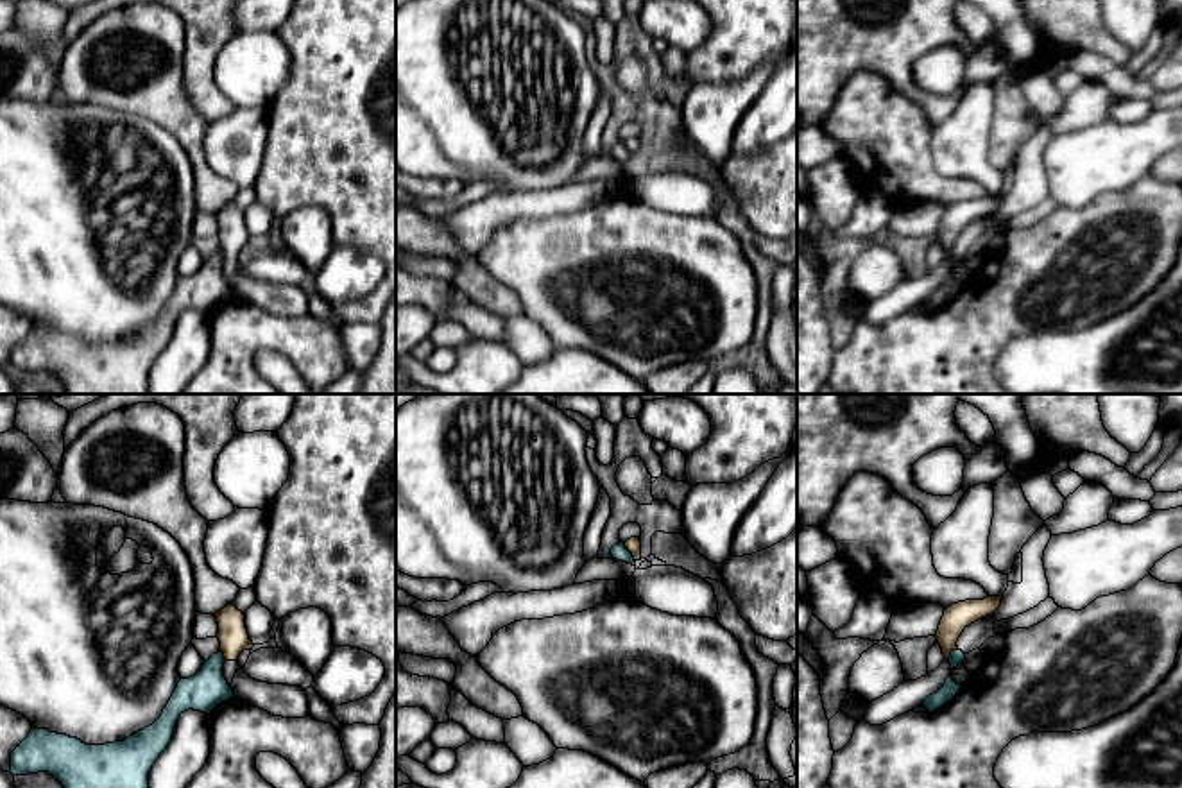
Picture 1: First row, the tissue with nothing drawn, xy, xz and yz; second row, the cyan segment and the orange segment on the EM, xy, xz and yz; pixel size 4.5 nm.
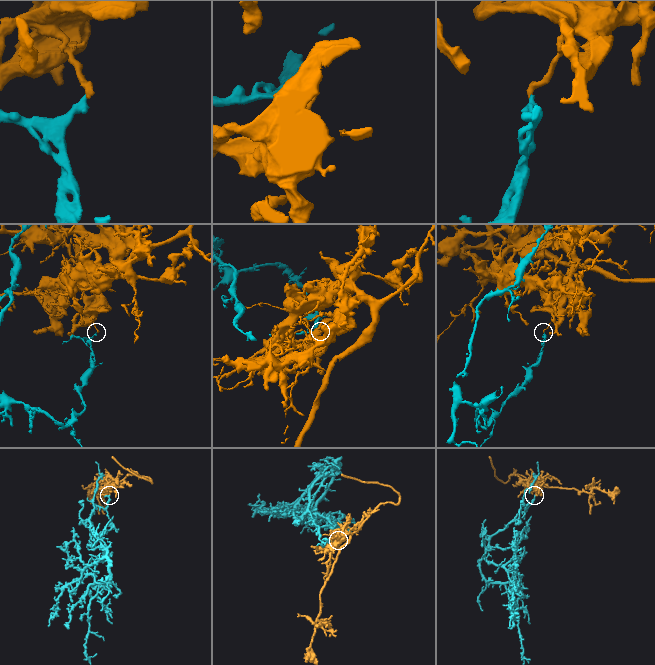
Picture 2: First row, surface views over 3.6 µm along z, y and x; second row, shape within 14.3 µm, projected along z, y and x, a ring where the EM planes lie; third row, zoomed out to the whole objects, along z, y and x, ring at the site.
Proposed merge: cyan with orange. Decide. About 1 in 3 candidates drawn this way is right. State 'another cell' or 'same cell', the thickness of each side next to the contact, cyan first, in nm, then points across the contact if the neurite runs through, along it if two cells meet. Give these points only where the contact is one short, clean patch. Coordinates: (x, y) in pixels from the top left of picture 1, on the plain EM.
another cell; 70 nm thick on the cyan side, 70 nm on the other; border along xz (622, 142), (634, 158)

